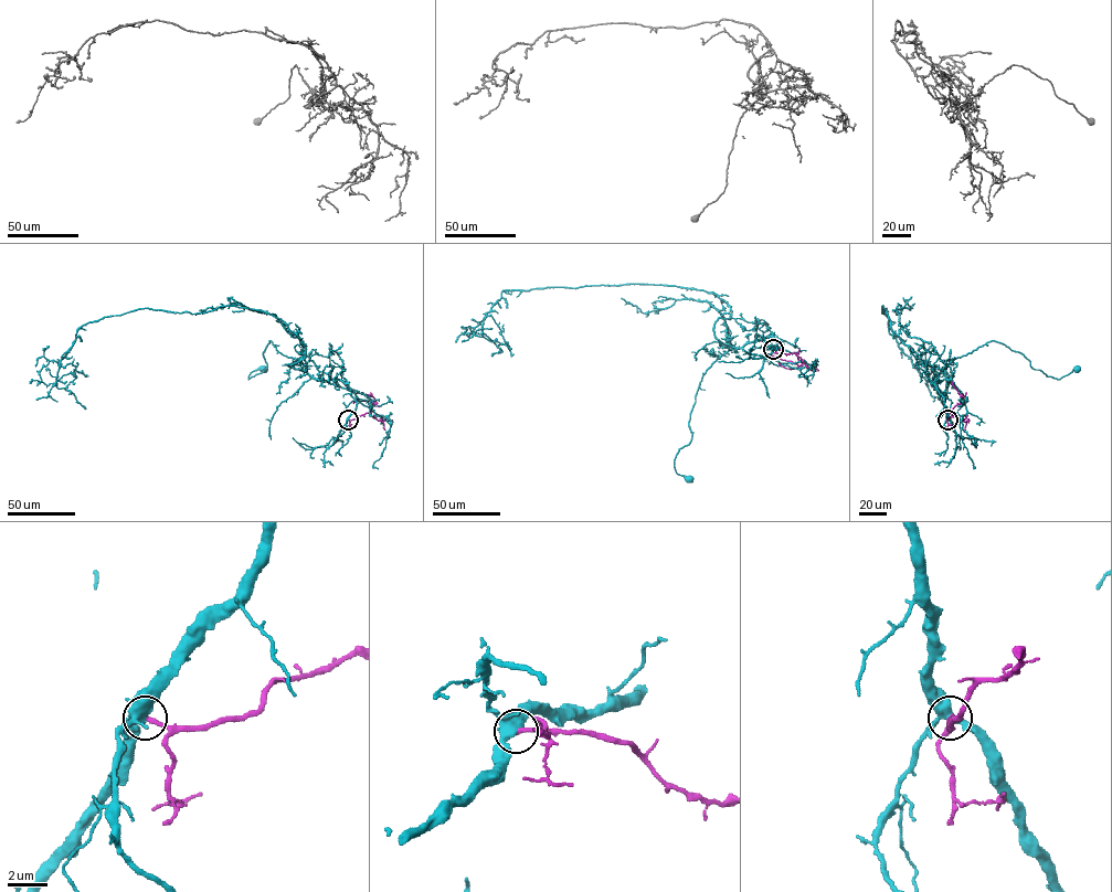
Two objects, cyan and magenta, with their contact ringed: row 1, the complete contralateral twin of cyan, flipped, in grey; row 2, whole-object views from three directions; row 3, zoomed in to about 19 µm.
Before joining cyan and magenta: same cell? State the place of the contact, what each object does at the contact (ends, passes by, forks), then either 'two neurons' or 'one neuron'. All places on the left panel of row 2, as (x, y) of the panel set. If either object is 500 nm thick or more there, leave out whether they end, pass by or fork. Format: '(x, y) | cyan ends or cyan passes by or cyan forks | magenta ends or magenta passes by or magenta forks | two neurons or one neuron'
(348, 420) | cyan forks | magenta ends | two neurons

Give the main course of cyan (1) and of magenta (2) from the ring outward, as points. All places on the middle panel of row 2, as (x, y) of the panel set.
1: (773, 349), (782, 346), (772, 337), (755, 339), (703, 374), (691, 439), (674, 460), (689, 478)
2: (773, 349), (796, 353), (801, 369), (792, 361), (768, 353)

